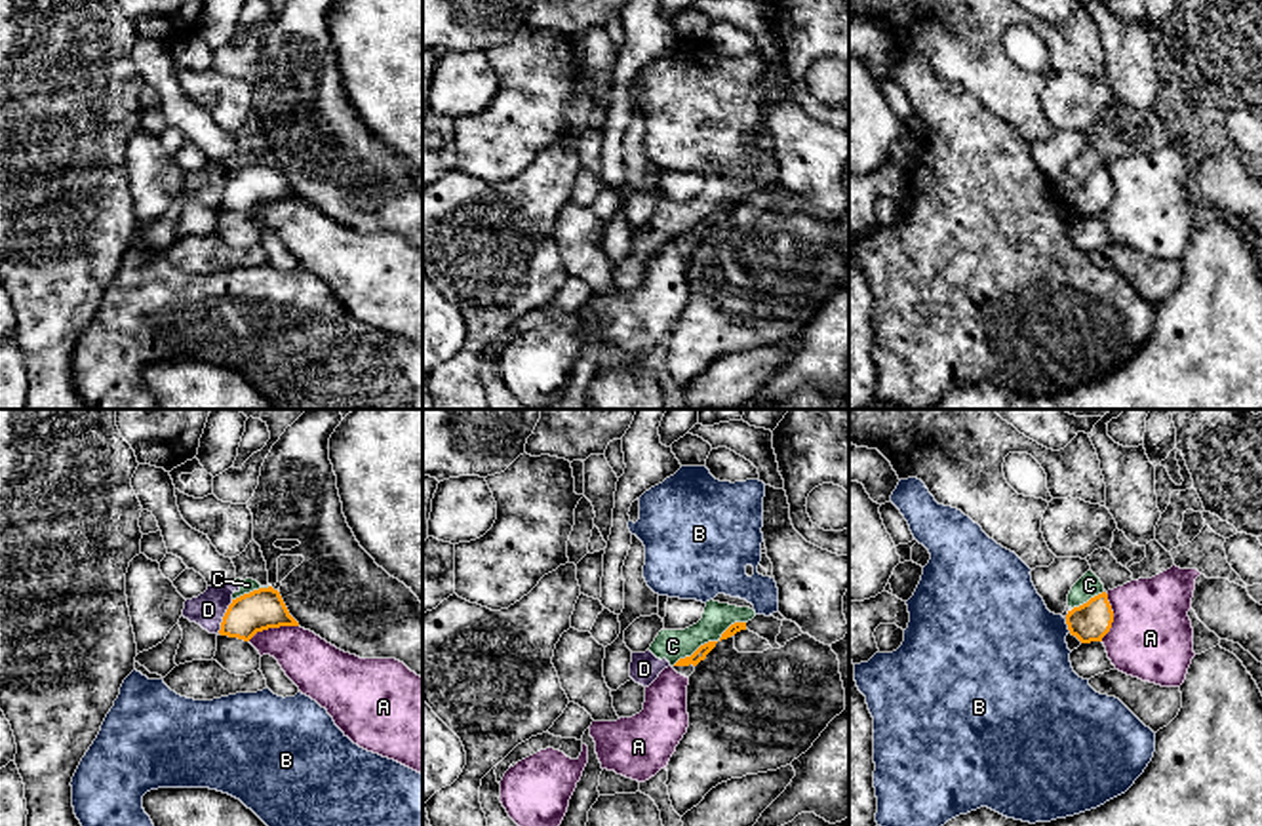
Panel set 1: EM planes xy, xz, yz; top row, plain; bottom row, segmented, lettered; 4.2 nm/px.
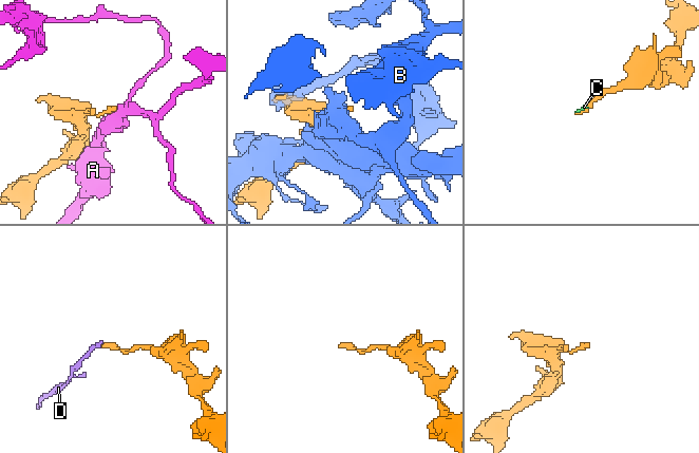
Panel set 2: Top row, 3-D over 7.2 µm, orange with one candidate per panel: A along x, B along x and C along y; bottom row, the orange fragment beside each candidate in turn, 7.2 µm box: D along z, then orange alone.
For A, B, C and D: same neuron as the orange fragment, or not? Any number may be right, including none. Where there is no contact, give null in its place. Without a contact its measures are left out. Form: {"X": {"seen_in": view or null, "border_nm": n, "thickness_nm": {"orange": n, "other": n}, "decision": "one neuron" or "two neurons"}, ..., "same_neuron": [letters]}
{"A": {"seen_in": "xy", "border_nm": 220, "thickness_nm": {"orange": 170, "other": 220}, "decision": "two neurons"}, "B": {"seen_in": "yz", "border_nm": 60, "thickness_nm": {"orange": 160, "other": 440}, "decision": "two neurons"}, "C": {"seen_in": "xz", "border_nm": 360, "thickness_nm": {"orange": 50, "other": 130}, "decision": "two neurons"}, "D": {"seen_in": "xy", "border_nm": 160, "thickness_nm": {"orange": 170, "other": 140}, "decision": "two neurons"}, "same_neuron": []}

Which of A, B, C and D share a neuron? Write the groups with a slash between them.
A / B / C D

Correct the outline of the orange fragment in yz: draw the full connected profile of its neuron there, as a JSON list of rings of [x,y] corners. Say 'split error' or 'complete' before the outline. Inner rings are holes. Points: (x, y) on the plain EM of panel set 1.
complete; [[[1102,166],[1087,177],[1074,181],[1066,188],[1066,198],[1072,209],[1081,217],[1102,215],[1114,196],[1114,185],[1108,167]]]

